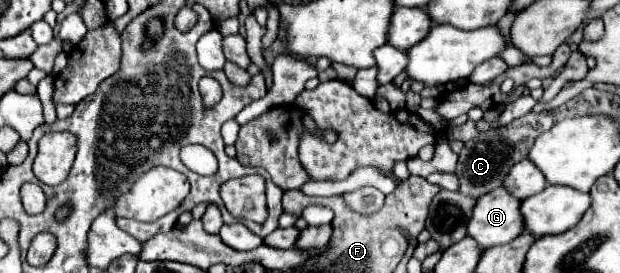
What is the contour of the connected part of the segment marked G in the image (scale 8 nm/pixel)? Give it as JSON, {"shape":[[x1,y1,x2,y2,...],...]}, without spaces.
{"shape":[[494,189,480,197,468,219,466,235,472,237,480,249,506,245,516,239,524,225,520,225,520,201,506,189]]}

